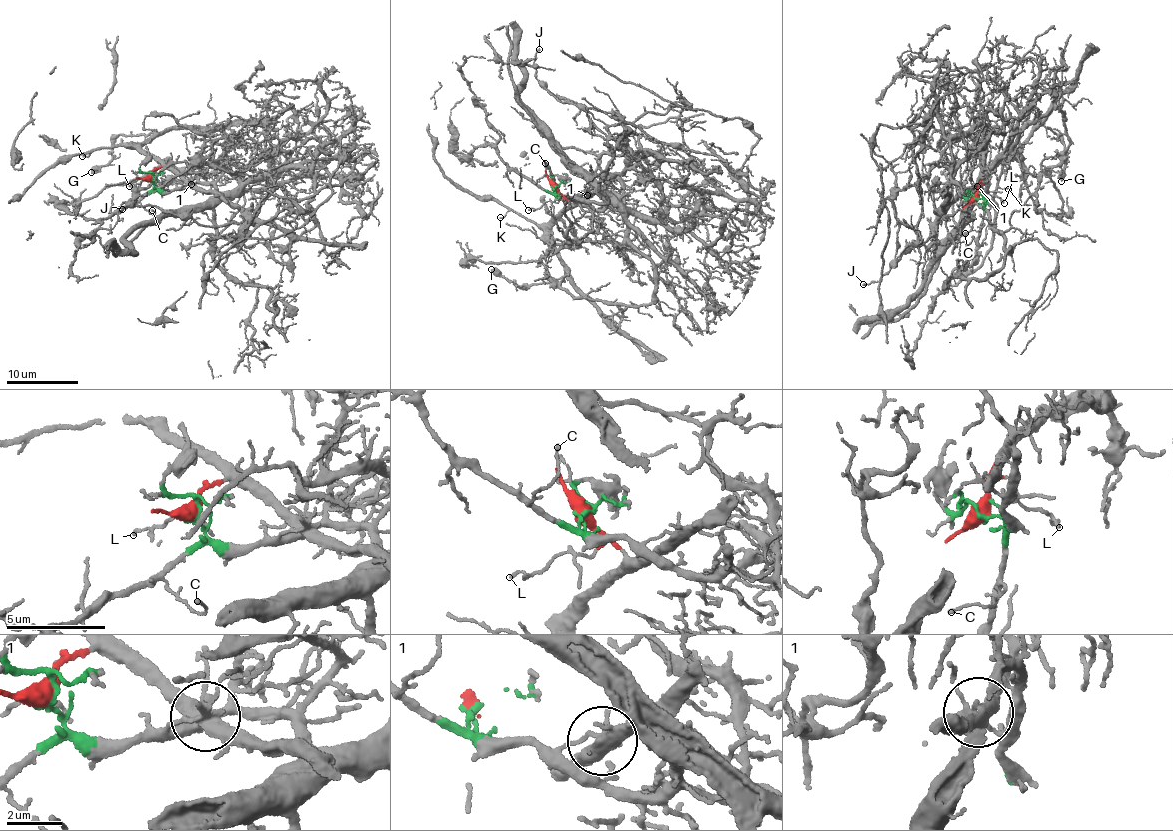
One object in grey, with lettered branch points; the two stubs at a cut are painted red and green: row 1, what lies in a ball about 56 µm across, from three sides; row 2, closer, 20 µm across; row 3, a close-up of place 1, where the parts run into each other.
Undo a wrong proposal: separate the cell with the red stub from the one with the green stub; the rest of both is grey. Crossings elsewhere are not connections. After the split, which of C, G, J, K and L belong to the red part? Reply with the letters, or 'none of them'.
G, J, K, L

